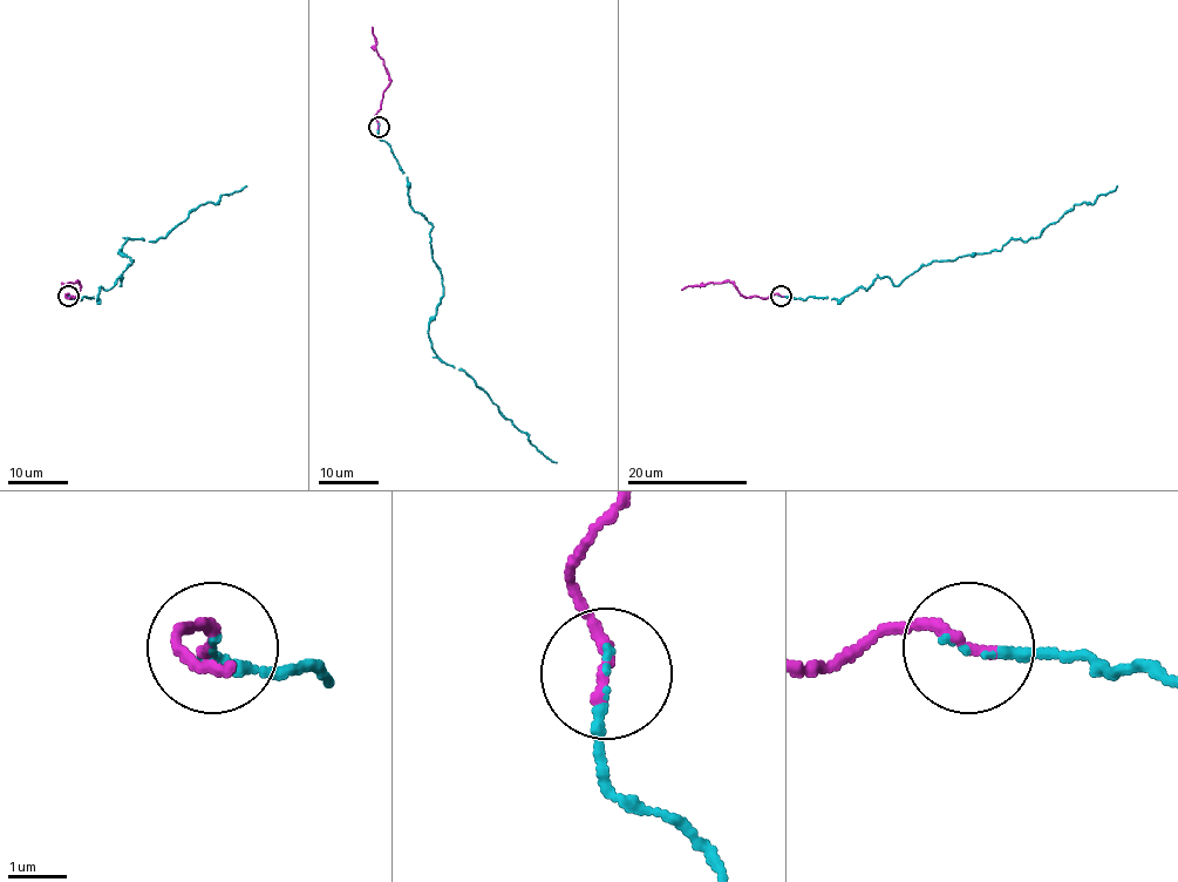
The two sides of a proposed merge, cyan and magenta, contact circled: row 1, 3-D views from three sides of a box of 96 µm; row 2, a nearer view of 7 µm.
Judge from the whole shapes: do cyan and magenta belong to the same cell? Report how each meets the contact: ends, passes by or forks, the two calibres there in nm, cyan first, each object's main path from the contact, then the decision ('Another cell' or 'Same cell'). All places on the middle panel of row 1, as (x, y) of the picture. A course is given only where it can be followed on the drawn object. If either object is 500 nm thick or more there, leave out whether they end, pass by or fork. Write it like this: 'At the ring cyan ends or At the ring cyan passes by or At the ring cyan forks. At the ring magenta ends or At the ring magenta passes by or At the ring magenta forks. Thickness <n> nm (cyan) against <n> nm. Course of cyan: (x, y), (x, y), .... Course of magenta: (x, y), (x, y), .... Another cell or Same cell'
At the ring cyan ends. At the ring magenta ends. Thickness 130 nm (cyan) against 240 nm. Course of cyan: (379, 127), (407, 180), (410, 207), (431, 225), (443, 287), (428, 325), (431, 348), (556, 463). Course of magenta: (379, 127), (374, 115), (389, 79), (372, 26). Same cell

